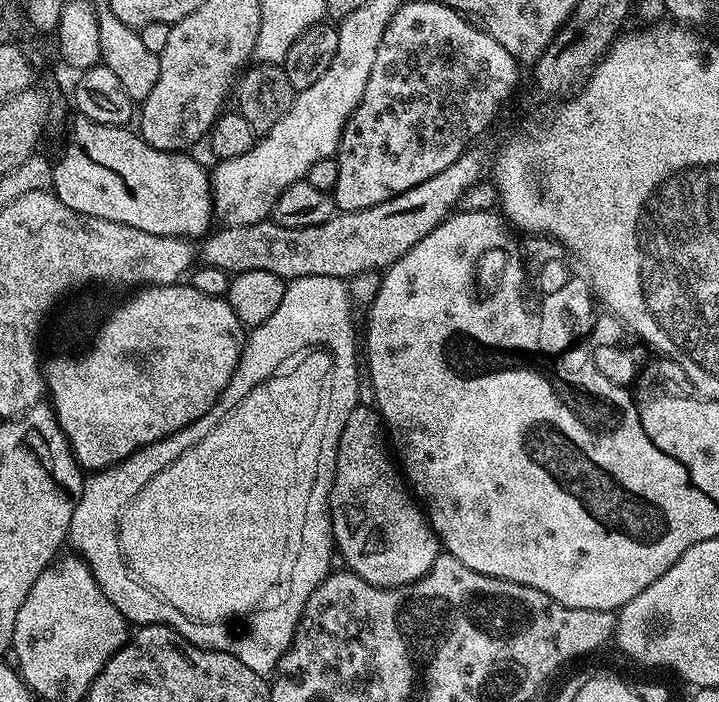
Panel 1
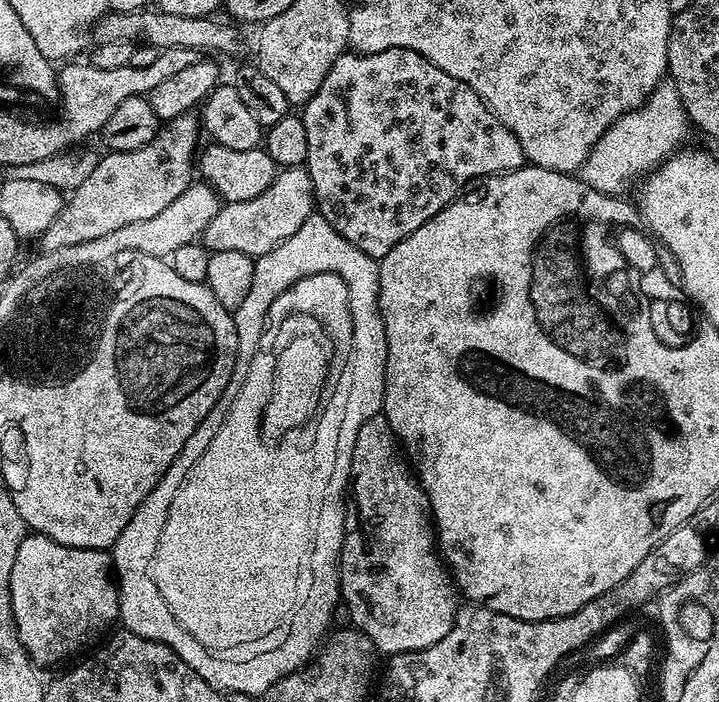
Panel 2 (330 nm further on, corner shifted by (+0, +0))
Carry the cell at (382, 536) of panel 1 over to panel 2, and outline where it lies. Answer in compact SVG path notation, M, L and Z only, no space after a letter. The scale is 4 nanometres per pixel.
M378 415L362 422L362 430L358 430L358 438L354 442L354 454L352 455L352 475L350 477L350 491L346 496L346 515L344 517L344 545L340 555L340 595L343 603L348 604L348 612L352 615L351 623L374 642L377 653L395 654L398 652L417 652L423 648L434 646L434 642L442 642L446 634L454 626L456 609L458 607L458 589L445 565L442 563L441 553L438 551L438 541L434 531L432 509L428 506L428 495L420 486L420 481L414 475L413 469L406 463L402 455L401 445L392 432L390 422L384 415Z

